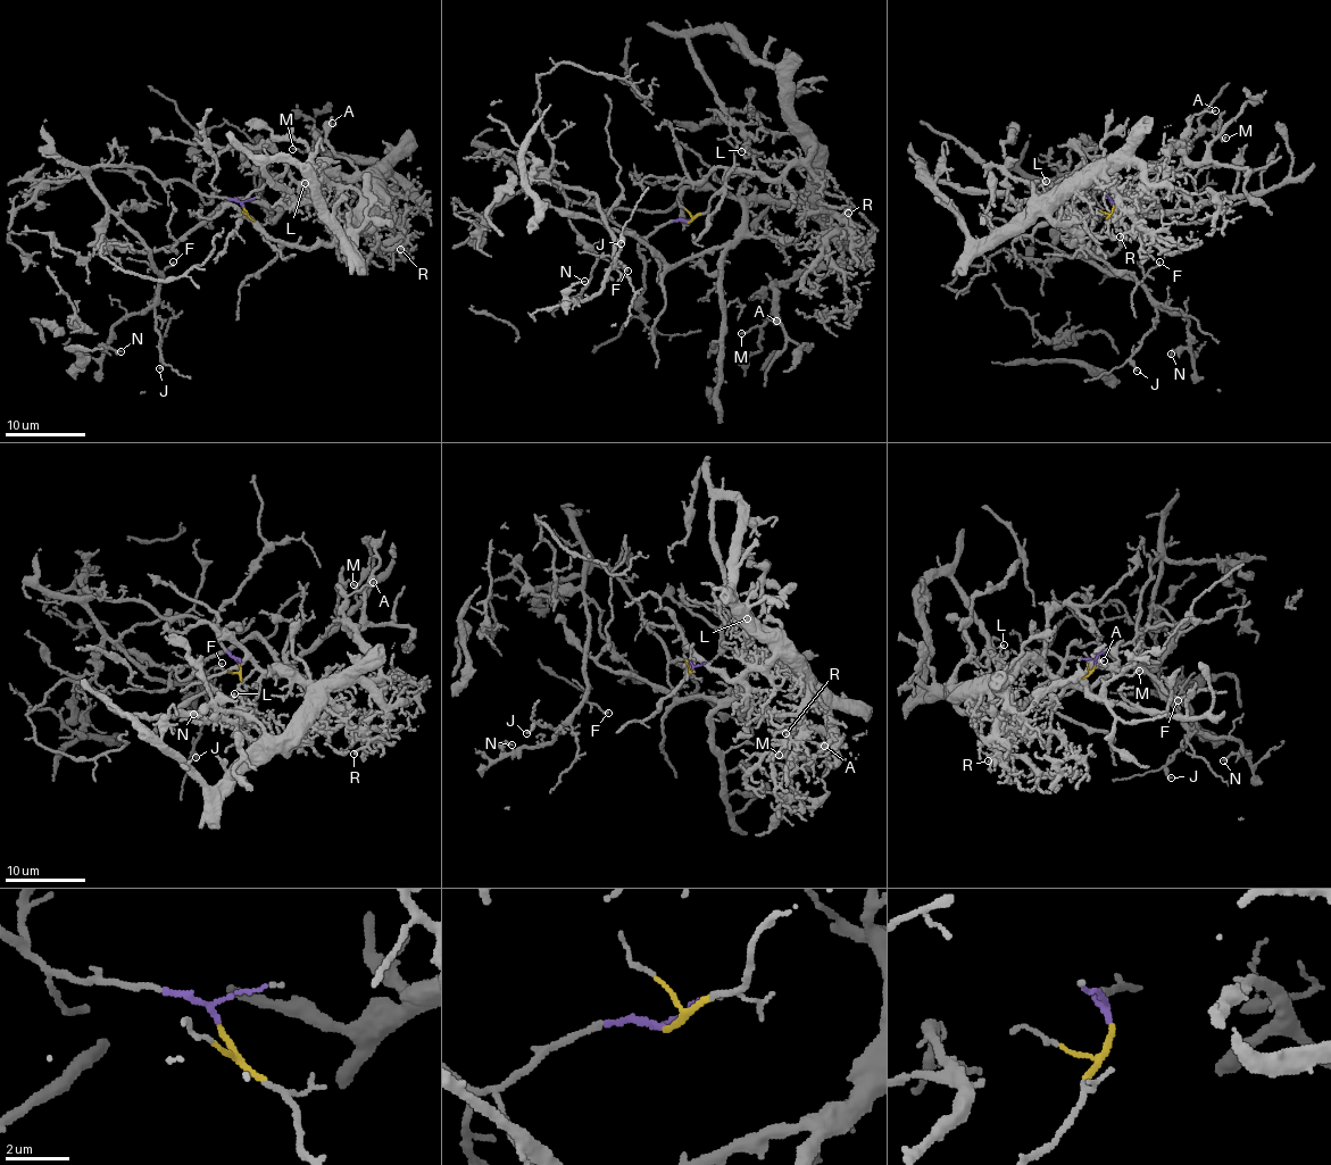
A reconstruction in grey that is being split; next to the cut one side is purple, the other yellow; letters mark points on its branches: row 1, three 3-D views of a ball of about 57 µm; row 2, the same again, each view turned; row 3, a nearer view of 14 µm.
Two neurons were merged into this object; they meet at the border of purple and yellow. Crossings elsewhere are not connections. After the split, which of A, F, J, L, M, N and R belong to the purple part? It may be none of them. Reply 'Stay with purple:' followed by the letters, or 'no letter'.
Stay with purple: F, J, N

